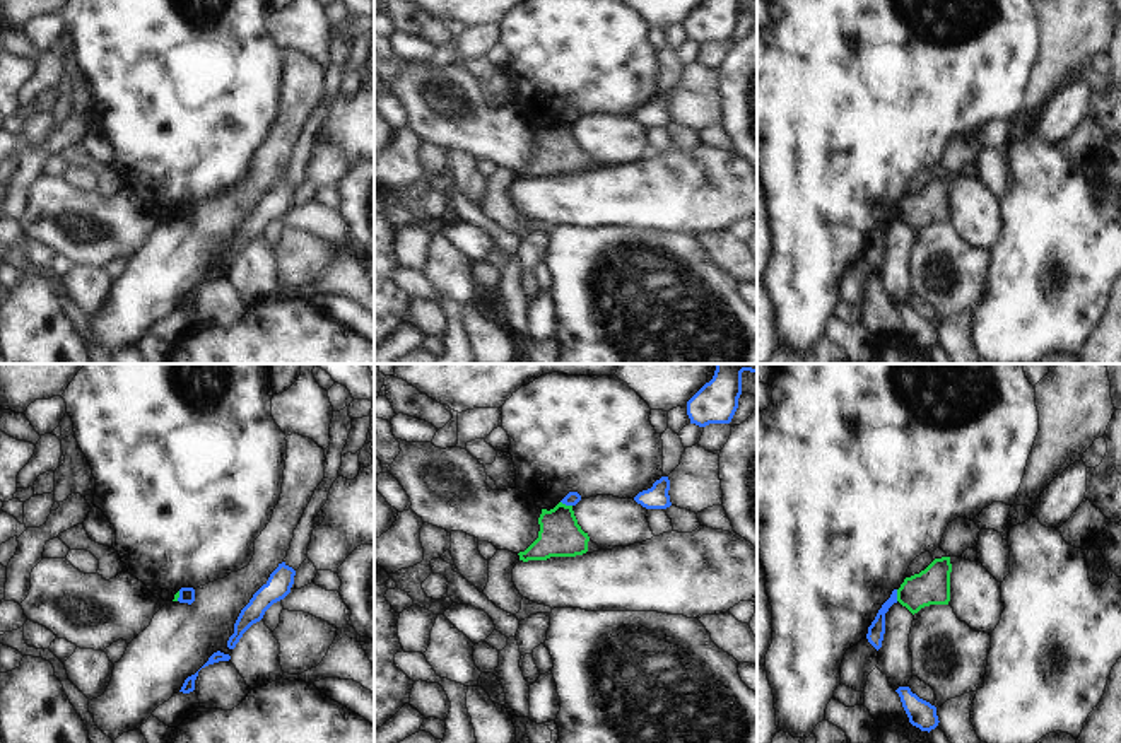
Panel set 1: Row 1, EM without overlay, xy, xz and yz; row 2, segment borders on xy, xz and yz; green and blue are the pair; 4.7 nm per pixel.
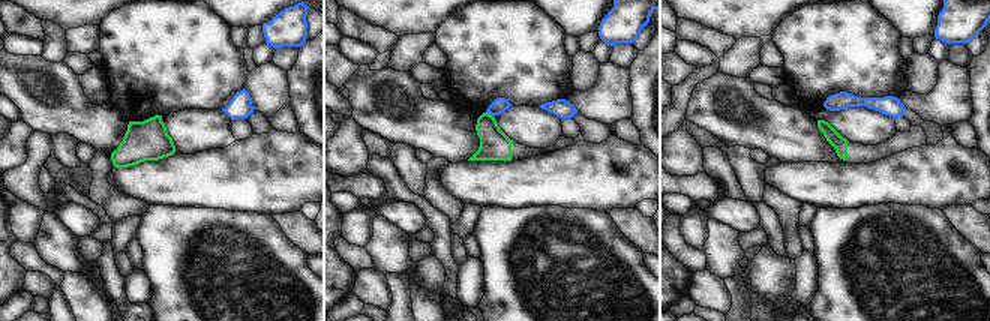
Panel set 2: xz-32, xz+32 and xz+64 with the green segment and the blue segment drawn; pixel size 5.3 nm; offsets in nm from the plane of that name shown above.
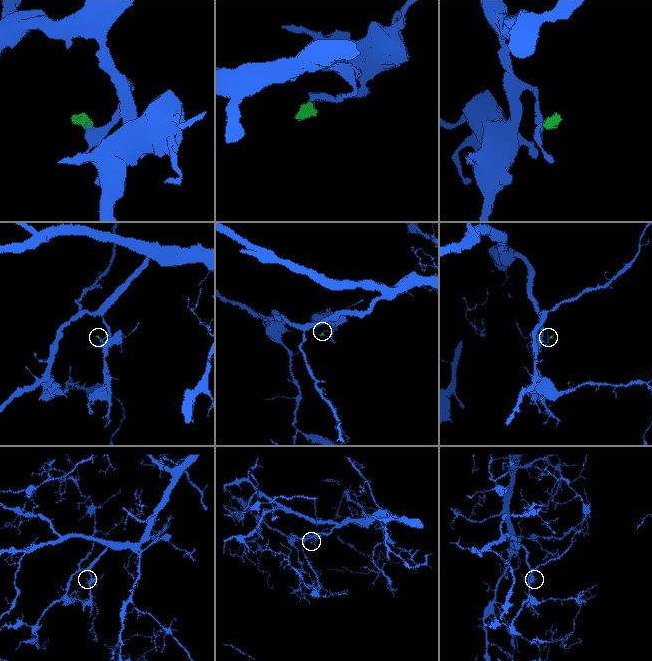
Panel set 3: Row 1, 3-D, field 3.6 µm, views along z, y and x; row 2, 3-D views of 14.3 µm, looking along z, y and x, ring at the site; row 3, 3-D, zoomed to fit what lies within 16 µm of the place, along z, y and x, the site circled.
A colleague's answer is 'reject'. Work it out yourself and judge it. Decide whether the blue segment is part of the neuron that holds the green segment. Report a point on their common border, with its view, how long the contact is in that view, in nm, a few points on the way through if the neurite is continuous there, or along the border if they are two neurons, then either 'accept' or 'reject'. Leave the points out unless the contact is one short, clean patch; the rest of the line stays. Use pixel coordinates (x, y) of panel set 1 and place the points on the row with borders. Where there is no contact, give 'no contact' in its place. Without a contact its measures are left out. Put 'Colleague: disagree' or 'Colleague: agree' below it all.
xz (564, 504) | 60 nm | along xz (561, 501), (571, 506) | reject
Colleague: agree

